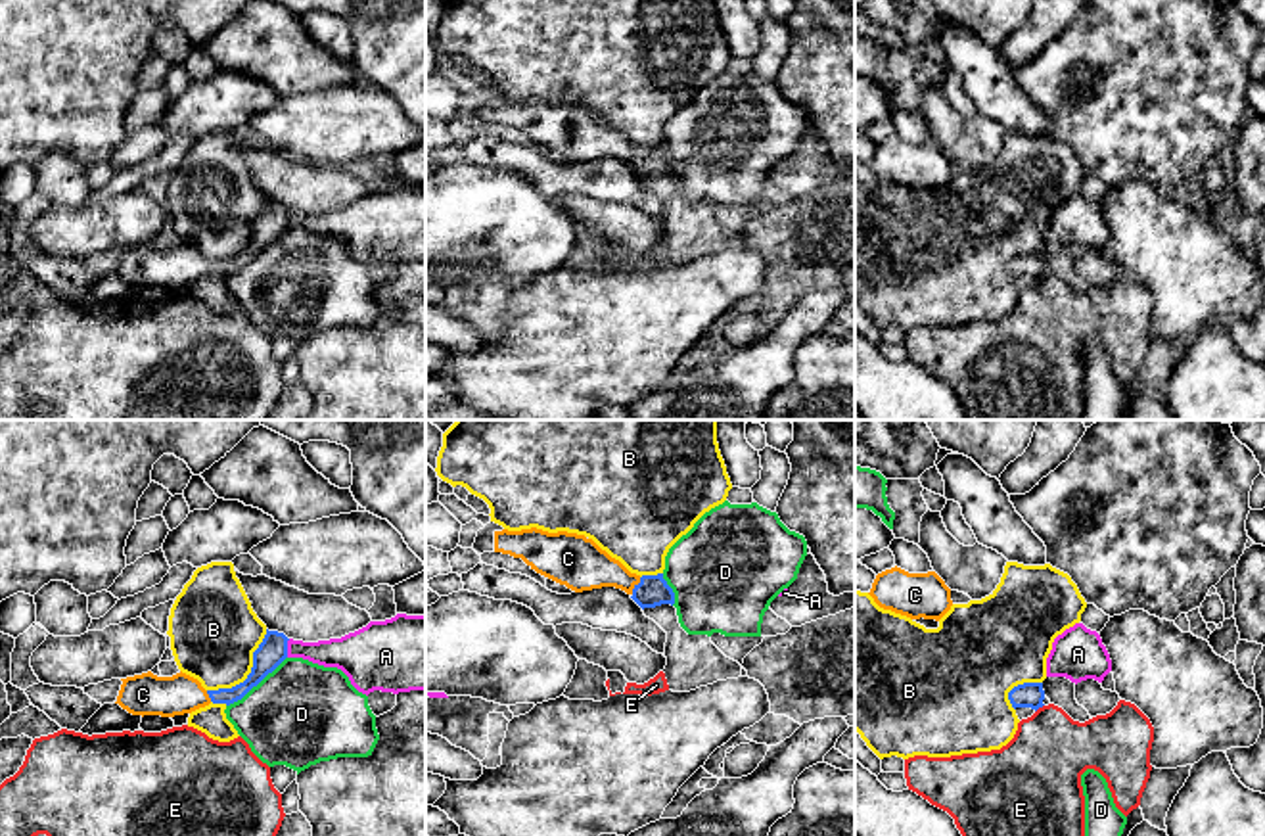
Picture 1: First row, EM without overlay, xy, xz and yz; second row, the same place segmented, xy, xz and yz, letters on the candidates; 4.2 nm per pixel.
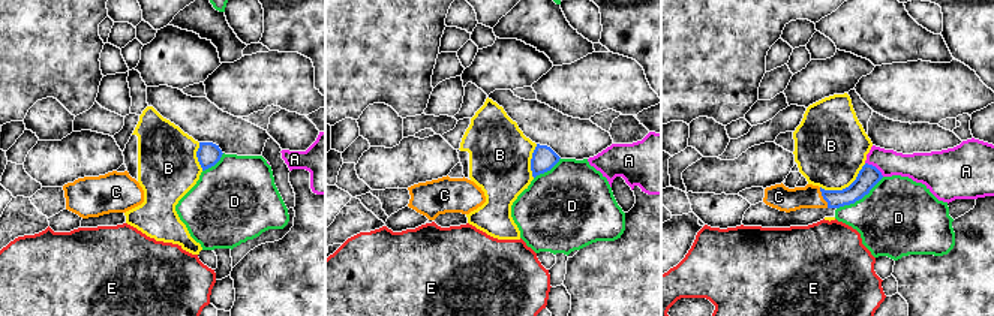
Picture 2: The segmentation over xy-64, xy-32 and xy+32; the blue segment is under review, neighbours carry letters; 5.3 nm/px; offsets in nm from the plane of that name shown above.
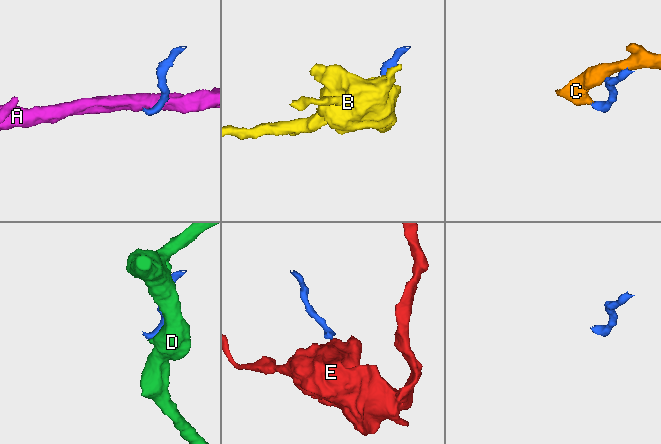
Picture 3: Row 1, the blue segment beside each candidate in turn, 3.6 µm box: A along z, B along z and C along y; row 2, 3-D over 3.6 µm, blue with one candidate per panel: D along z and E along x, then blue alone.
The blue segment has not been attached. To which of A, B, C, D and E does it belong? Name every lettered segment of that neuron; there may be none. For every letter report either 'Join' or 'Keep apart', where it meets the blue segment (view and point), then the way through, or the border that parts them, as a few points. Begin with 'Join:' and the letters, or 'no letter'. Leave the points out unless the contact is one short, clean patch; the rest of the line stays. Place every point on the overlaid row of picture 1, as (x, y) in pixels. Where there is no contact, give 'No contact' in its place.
Join: C
A: Keep apart. Touches blue at xy (286, 649). Boundary: xy (290, 639), (286, 656)
B: Keep apart. Touches blue at xy (250, 673)
C: Join. Touches blue at xz (637, 585). Path across: xz (652, 591), (637, 585), (616, 574), (581, 564)
D: Keep apart. Touches blue at xy (255, 685)
E: Keep apart. Touches blue at yz (1039, 706). Boundary: yz (1043, 704), (1035, 712)

